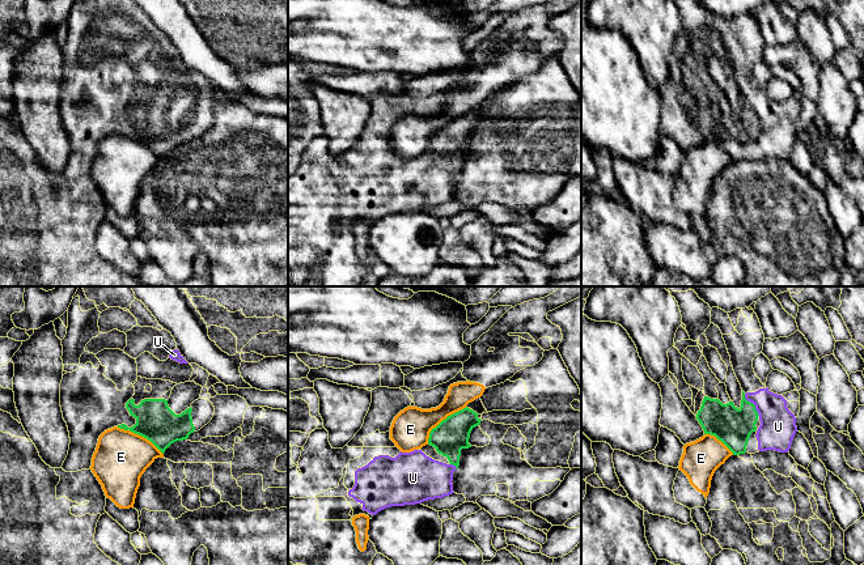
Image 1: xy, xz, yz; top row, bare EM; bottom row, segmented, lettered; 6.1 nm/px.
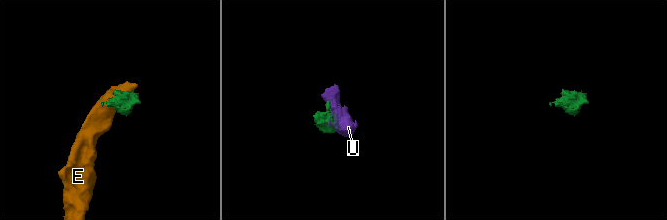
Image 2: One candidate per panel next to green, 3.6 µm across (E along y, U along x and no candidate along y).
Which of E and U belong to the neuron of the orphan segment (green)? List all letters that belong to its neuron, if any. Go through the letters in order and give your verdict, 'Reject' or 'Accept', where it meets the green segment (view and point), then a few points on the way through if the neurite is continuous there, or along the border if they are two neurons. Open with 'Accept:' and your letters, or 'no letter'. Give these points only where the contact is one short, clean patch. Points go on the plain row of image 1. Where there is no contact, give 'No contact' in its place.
Accept: U
E: Reject. Touches green at xz (443, 127). Boundary: xz (466, 114), (443, 126), (431, 137), (427, 151)
U: Accept. Touches green at yz (753, 111)

